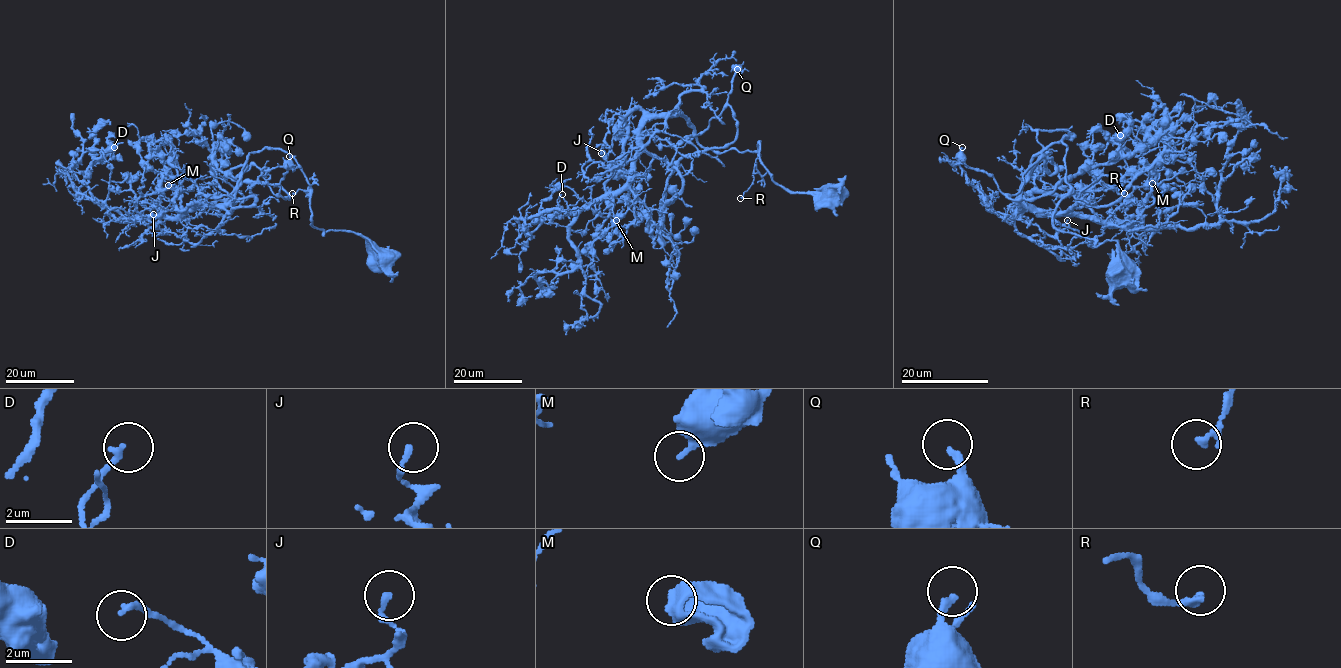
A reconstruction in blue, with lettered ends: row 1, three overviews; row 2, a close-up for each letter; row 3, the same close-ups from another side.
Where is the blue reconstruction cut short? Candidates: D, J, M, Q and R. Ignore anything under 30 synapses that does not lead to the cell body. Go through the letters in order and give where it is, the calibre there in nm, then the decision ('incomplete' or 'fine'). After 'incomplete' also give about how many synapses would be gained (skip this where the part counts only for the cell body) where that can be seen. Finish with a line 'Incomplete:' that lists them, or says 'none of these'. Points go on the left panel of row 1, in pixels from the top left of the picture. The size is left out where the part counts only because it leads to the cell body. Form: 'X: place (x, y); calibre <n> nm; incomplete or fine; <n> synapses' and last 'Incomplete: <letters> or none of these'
D: place (114, 147); calibre 180 nm; fine
J: place (153, 214); calibre 180 nm; fine
M: place (168, 185); calibre 280 nm; fine
Q: place (289, 156); calibre 220 nm; incomplete; 35 synapses
R: place (292, 193); calibre 200 nm; fine
Incomplete: Q

